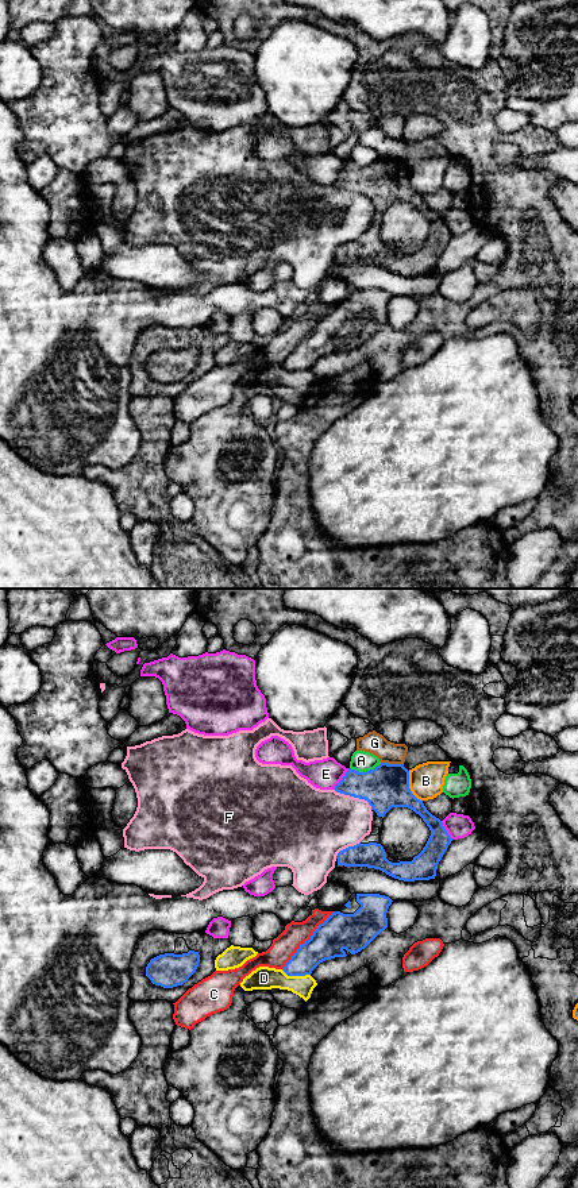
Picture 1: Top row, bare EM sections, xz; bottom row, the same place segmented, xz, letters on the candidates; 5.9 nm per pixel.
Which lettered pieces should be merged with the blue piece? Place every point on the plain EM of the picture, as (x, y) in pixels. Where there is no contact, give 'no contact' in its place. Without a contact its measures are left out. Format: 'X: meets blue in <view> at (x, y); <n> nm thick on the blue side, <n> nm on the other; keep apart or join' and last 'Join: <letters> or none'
A: meets blue in xz at (366, 166); 260 nm thick on the blue side, 120 nm on the other; keep apart
B: meets blue in xz at (408, 182); 260 nm thick on the blue side, 200 nm on the other; keep apart
C: meets blue in xz at (308, 335); 220 nm thick on the blue side, 150 nm on the other; keep apart
D: meets blue in xz at (296, 370); 190 nm thick on the blue side, 140 nm on the other; keep apart
E: meets blue in xz at (342, 174); 240 nm thick on the blue side, 180 nm on the other; keep apart
F: meets blue in xz at (354, 192); 260 nm thick on the blue side, 400 nm on the other; keep apart
G: meets blue in xz at (392, 159); 260 nm thick on the blue side, 130 nm on the other; keep apart
Join: none

